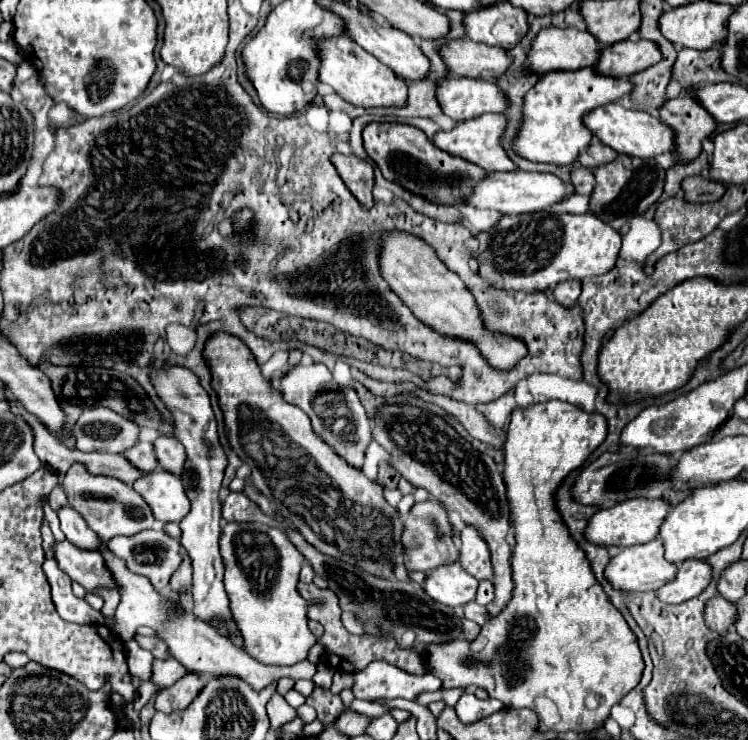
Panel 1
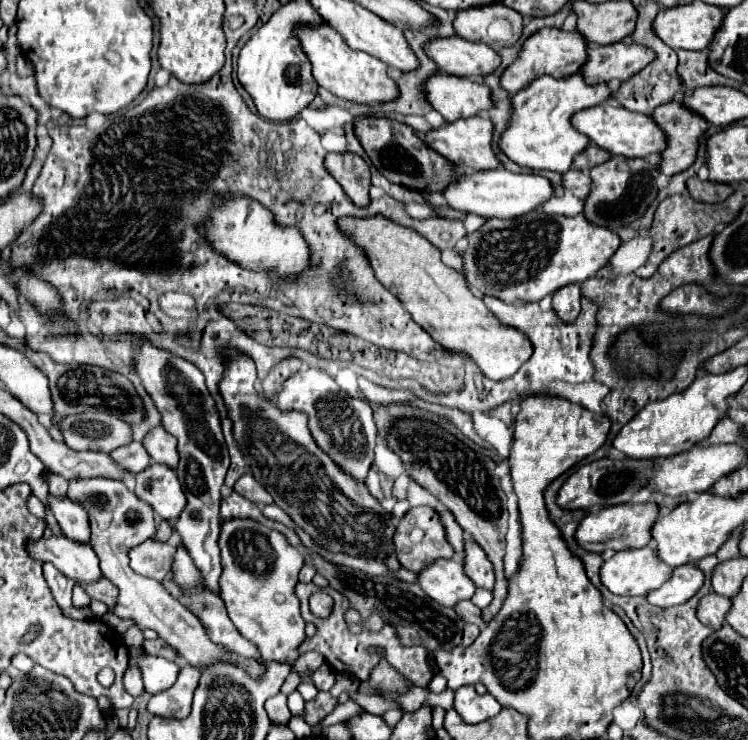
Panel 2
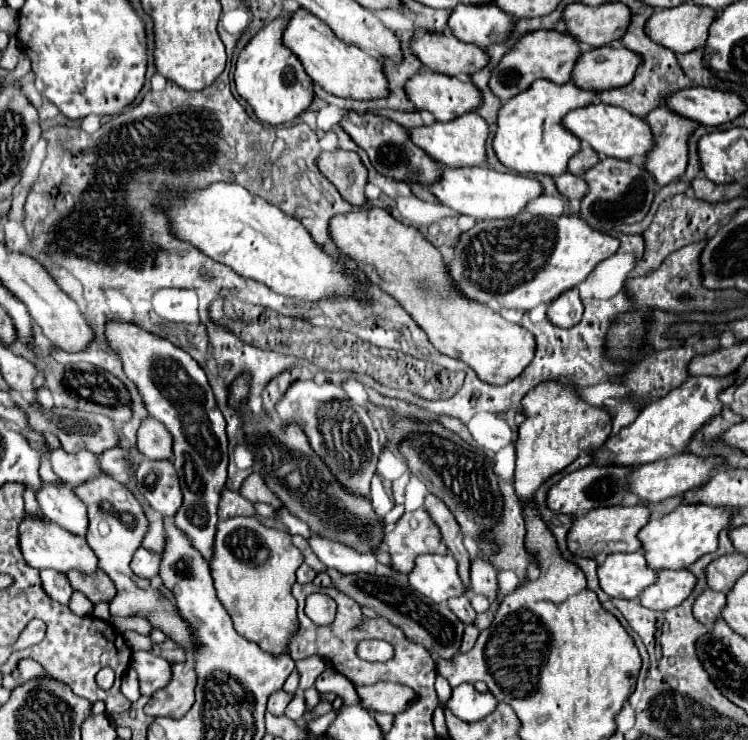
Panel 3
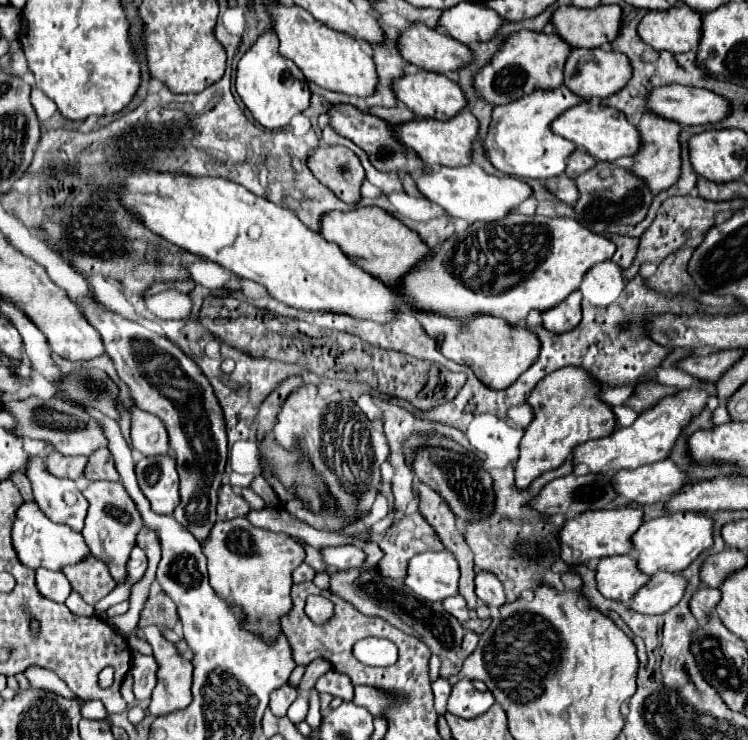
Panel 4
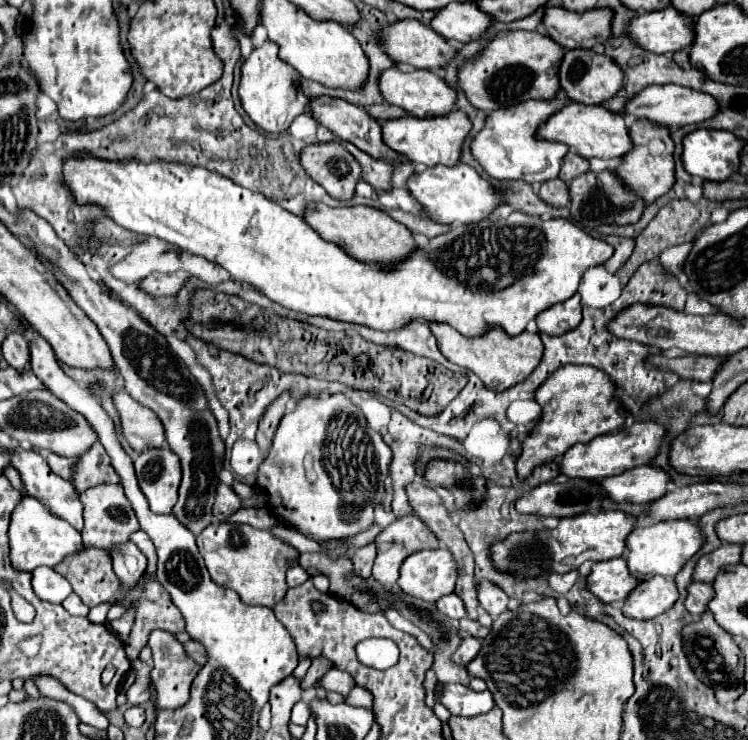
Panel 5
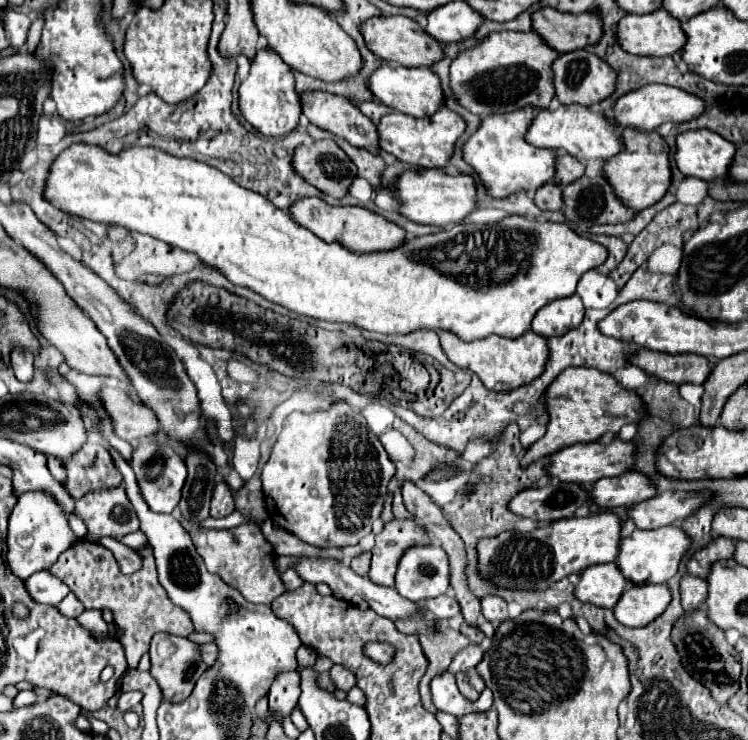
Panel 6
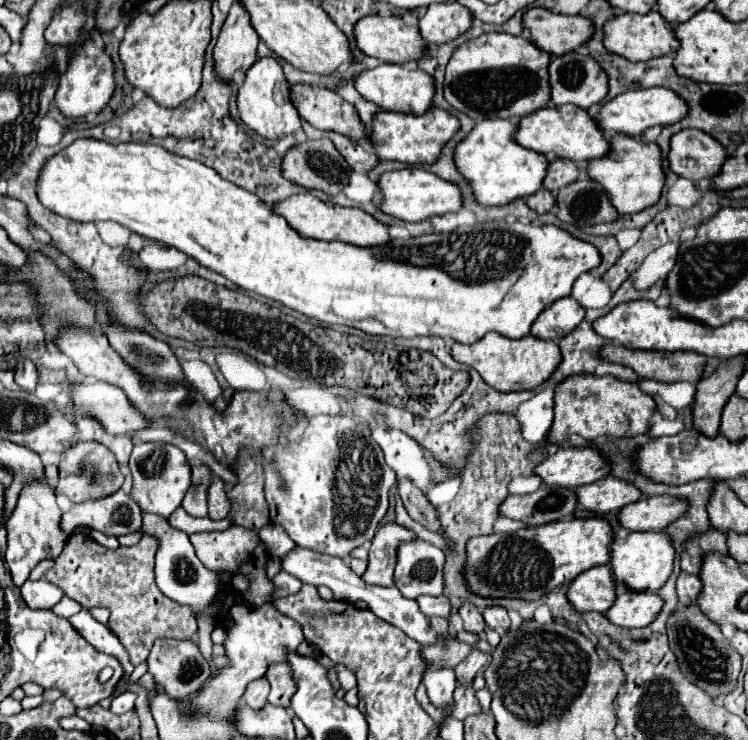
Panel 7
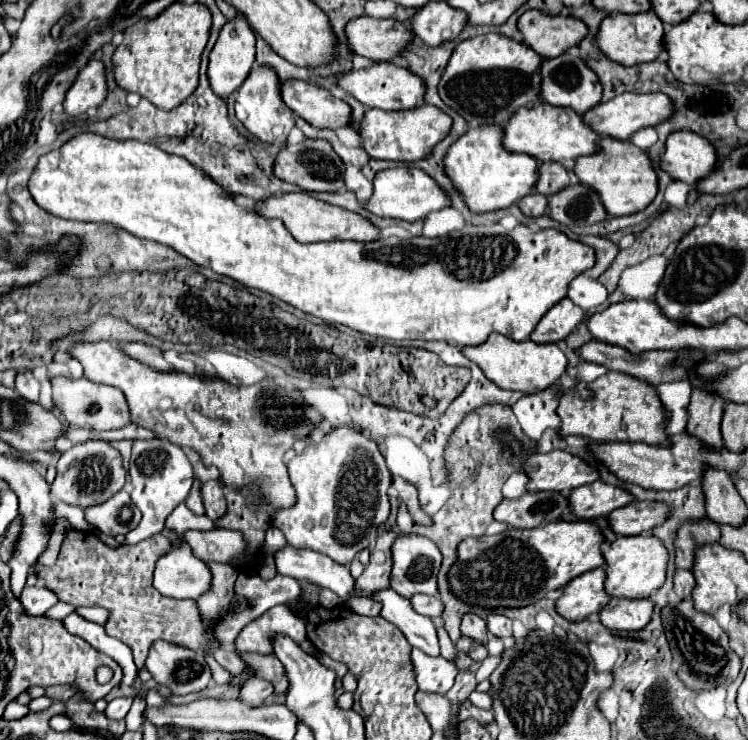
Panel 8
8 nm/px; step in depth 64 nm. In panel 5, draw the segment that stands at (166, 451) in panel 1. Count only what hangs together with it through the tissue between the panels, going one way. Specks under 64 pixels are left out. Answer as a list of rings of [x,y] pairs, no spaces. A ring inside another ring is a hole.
[[[120,390],[112,394],[114,408],[120,414],[120,428],[122,436],[128,440],[128,444],[140,454],[148,448],[158,448],[164,442],[164,428],[158,420],[158,416],[150,410],[138,404],[130,398],[128,392]]]

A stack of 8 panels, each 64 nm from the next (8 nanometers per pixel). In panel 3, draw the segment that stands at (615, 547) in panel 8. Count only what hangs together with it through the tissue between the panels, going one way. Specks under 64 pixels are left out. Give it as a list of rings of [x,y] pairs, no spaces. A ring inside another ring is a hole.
[[[680,504],[674,512],[650,520],[640,530],[642,552],[646,556],[648,568],[660,570],[682,570],[694,564],[700,556],[708,552],[716,552],[718,548],[718,532],[730,524],[732,508],[714,508],[706,504]]]

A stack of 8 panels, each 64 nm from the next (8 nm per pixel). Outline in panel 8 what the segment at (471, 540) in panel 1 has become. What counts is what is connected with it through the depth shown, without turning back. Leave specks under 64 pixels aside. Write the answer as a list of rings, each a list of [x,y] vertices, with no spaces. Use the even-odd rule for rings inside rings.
[[[492,612],[488,616],[488,630],[496,638],[510,638],[512,636],[512,620],[506,618],[506,616],[500,616],[496,612]]]

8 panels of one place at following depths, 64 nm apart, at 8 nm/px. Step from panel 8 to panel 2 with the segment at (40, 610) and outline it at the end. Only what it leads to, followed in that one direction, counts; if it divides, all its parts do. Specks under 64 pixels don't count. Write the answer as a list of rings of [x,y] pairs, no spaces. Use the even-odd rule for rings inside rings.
[[[44,564],[44,580],[48,582],[48,588],[50,588],[54,600],[58,602],[58,606],[64,610],[66,616],[76,618],[76,620],[88,620],[88,618],[92,618],[90,608],[76,610],[72,606],[72,588],[74,588],[74,582],[68,580],[68,576],[64,576],[62,572],[58,572],[52,564]]]

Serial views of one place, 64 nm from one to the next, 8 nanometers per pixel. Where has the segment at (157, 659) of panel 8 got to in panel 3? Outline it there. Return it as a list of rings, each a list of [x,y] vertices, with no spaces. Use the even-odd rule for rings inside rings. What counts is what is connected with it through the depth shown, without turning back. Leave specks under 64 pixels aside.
[[[112,616],[110,618],[110,622],[118,628],[118,626],[126,626],[128,630],[136,630],[138,634],[142,634],[142,636],[150,636],[152,634],[152,624],[148,624],[148,620],[144,620],[144,618],[116,618],[116,616]],[[186,662],[172,664],[172,676],[168,686],[156,690],[150,696],[144,712],[148,716],[168,716],[168,718],[182,718],[190,706],[194,704],[194,686],[196,674],[194,668]]]

